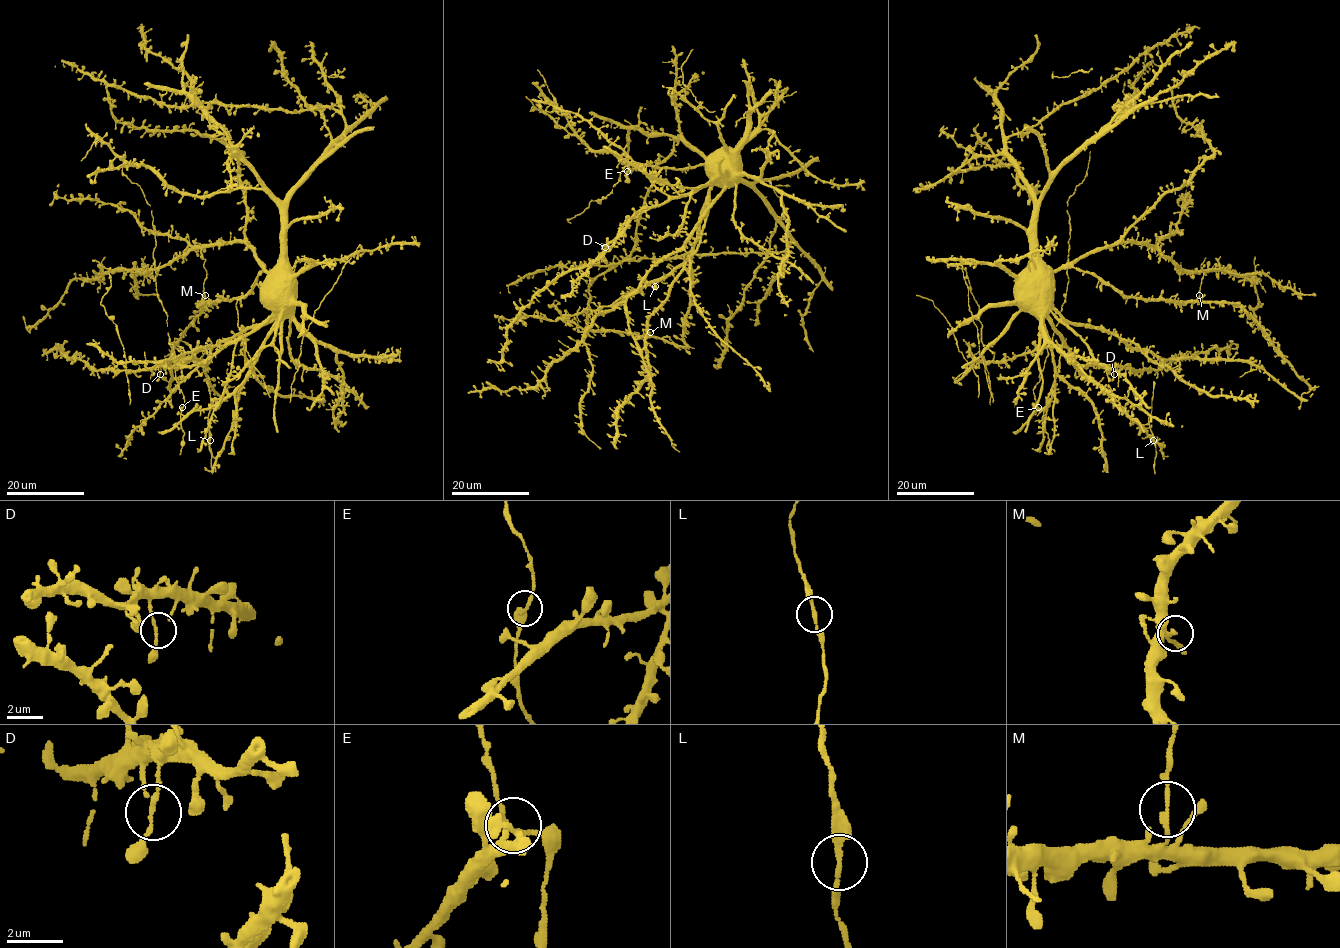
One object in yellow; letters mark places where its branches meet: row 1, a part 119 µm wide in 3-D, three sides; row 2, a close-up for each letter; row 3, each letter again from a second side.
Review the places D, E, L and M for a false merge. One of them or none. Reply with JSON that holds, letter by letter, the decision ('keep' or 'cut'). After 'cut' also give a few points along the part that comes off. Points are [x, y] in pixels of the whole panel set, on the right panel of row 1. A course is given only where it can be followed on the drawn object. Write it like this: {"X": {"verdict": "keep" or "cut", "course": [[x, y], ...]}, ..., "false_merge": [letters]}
{"D": {"verdict": "keep"}, "E": {"verdict": "keep"}, "L": {"verdict": "keep"}, "M": {"verdict": "cut", "course": [[1200, 295], [1201, 264], [1206, 257]]}, "false_merge": ["M"]}

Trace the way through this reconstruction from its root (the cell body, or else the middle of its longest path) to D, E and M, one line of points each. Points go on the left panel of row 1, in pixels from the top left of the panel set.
D: (283, 305), (272, 305), (271, 313), (248, 333), (225, 342), (203, 361), (162, 367), (160, 374)
E: (283, 305), (271, 306), (276, 324), (250, 374), (230, 393), (208, 408), (182, 415), (178, 412), (182, 407)
M: (283, 305), (276, 296), (276, 282), (263, 267), (244, 295), (203, 300), (205, 295)

